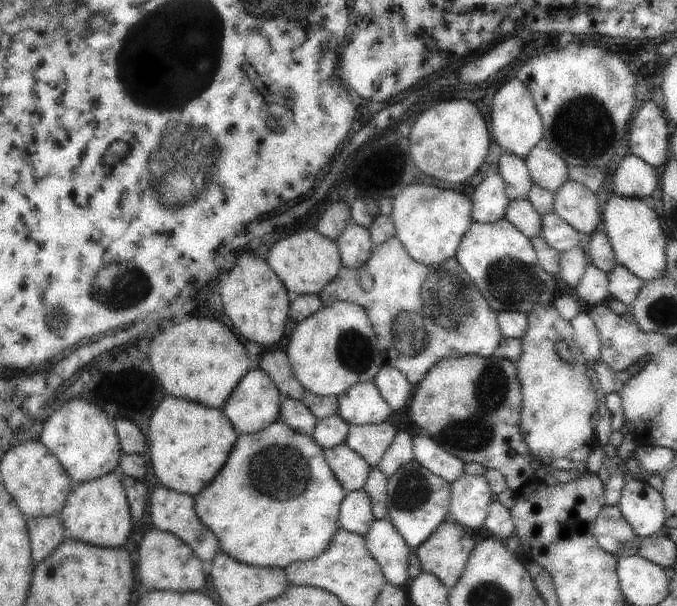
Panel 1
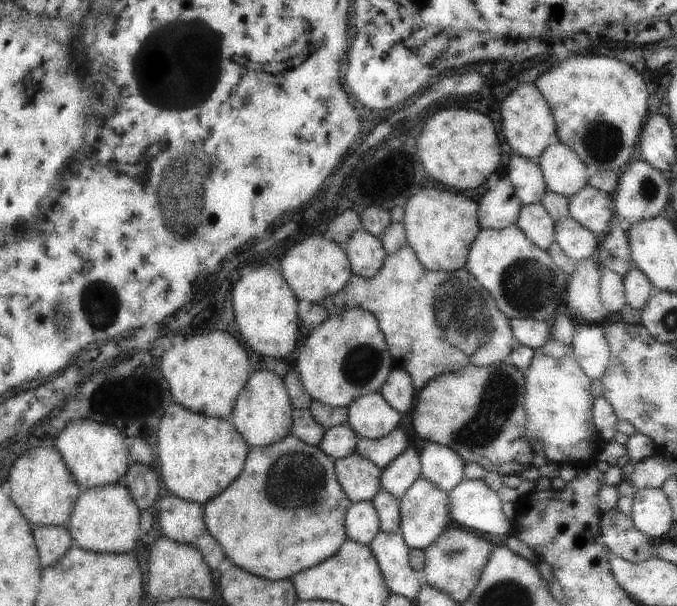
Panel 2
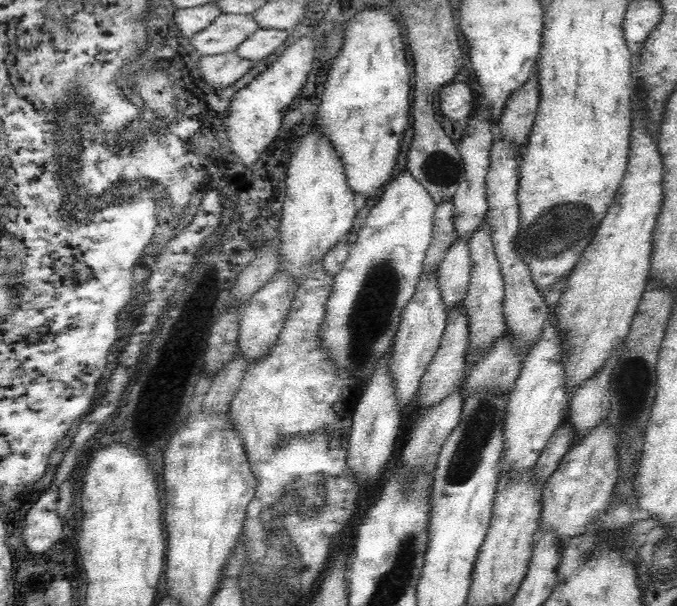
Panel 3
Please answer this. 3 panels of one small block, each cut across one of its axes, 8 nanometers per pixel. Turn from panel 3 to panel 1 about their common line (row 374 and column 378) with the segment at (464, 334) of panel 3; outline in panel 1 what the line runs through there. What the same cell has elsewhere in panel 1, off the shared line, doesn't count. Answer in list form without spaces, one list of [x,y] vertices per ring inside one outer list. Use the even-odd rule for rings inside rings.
[[[388,421],[378,424],[350,425],[345,443],[376,467],[396,438],[396,428]]]

